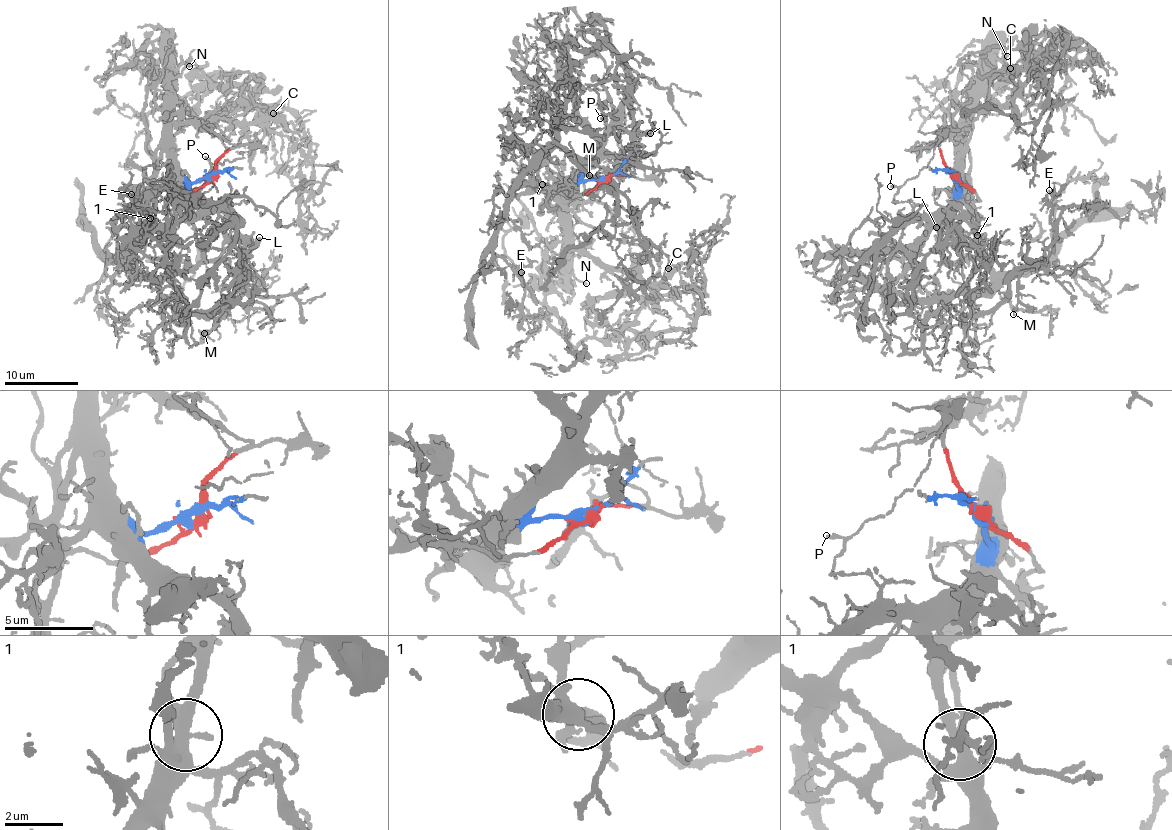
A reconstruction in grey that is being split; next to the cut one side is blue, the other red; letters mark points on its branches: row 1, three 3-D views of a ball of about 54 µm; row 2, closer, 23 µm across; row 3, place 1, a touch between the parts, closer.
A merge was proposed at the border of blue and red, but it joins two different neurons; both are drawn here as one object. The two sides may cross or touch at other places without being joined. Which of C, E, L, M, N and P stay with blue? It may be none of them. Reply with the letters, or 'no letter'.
C, L, N

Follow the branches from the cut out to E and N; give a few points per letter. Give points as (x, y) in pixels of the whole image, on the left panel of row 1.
E: (212, 174), (209, 181), (184, 194), (161, 190), (147, 232), (119, 260), (104, 250), (130, 205), (131, 193)
N: (210, 174), (190, 181), (179, 168), (176, 141), (172, 138), (173, 60), (189, 67)

